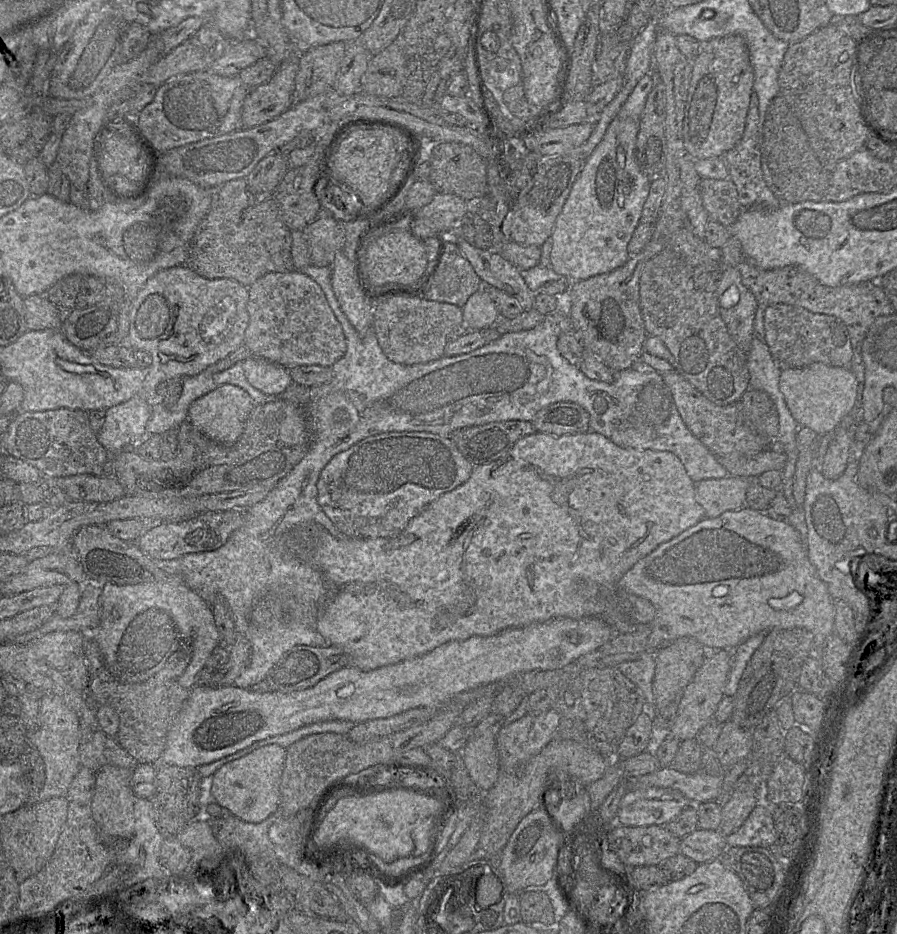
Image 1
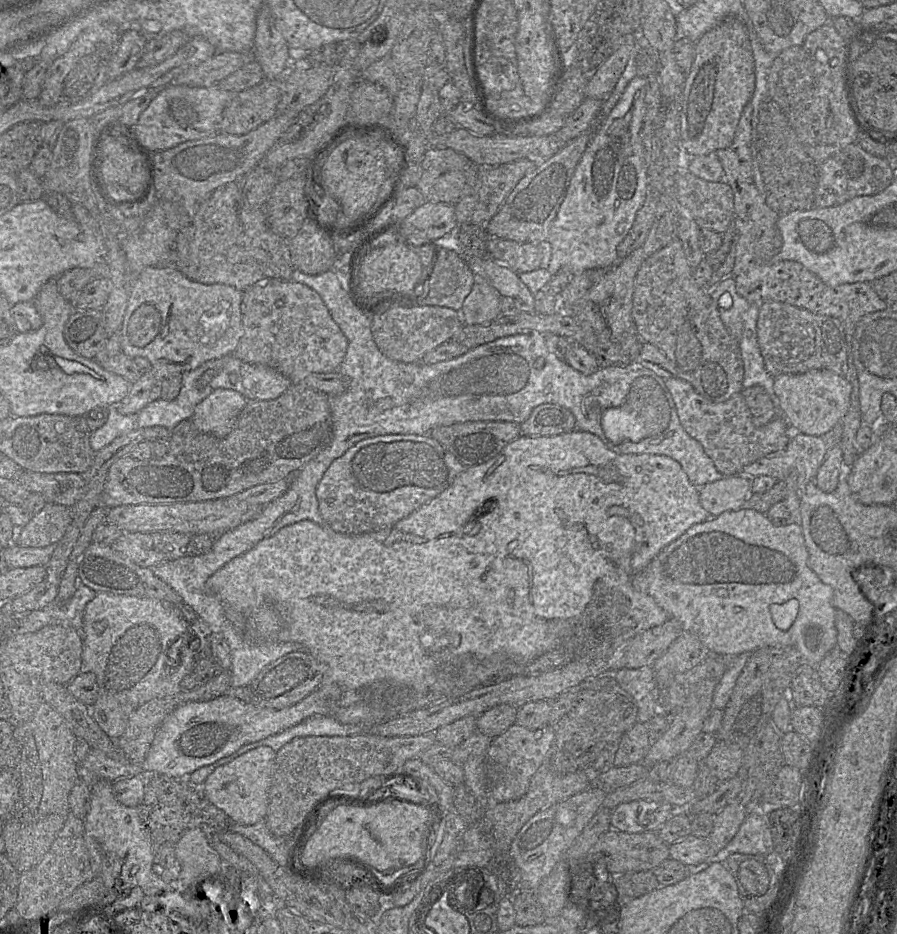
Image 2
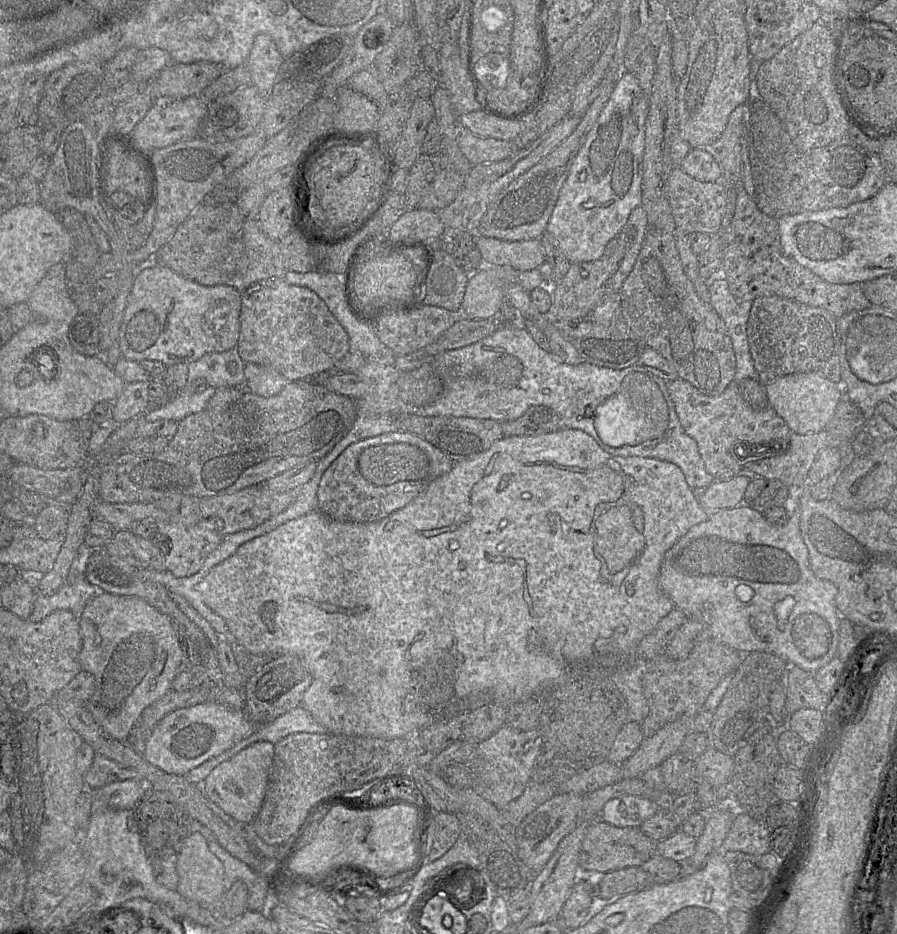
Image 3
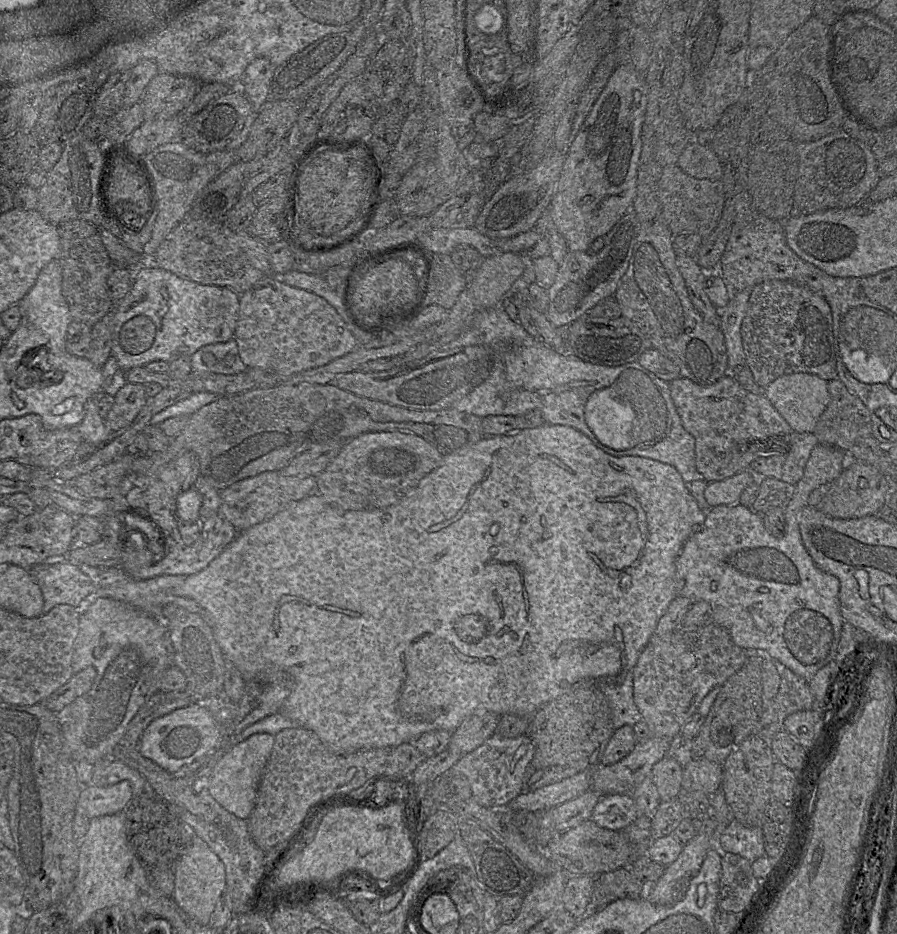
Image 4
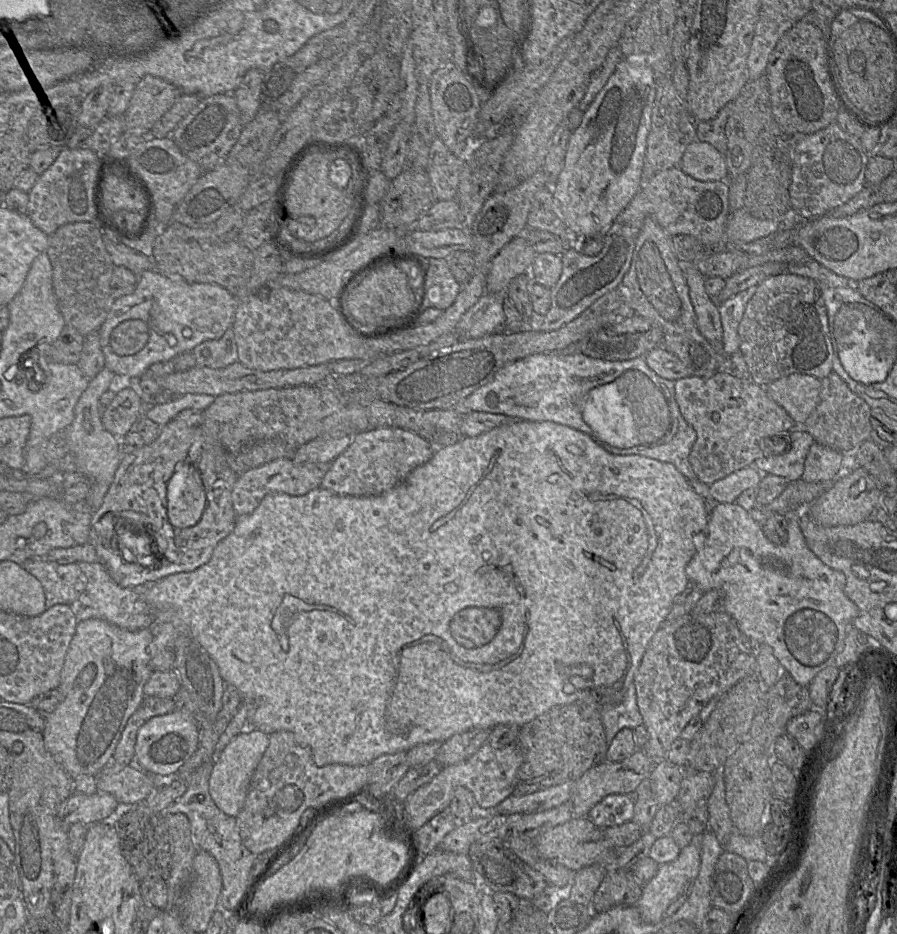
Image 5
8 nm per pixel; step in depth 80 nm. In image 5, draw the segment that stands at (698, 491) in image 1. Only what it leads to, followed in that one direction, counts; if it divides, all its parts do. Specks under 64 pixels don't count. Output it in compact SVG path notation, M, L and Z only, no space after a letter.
M745 467L709 485L709 493L718 503L735 503L747 489L757 489L764 475L755 467Z

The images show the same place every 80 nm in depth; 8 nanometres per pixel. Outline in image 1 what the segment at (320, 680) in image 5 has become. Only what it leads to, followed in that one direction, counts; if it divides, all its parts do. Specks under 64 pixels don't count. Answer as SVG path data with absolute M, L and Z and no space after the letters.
M591 431L561 436L536 432L519 439L504 457L474 466L466 482L430 503L396 536L371 539L336 537L320 525L311 524L309 528L316 544L312 562L326 585L326 593L332 591L334 594L331 599L325 599L317 629L328 645L339 646L348 654L349 665L363 671L425 655L448 641L464 640L472 636L493 636L510 628L555 618L599 617L612 628L614 634L628 632L635 625L651 623L656 610L648 599L620 590L619 580L640 559L703 518L706 518L705 510L696 499L695 483L672 452L621 448L605 436Z

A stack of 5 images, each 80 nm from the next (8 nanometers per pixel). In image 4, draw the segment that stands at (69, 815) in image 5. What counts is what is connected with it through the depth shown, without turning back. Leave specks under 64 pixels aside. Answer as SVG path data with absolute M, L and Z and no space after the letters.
M128 781L104 787L83 786L76 804L76 812L82 812L89 819L121 812L133 798Z

